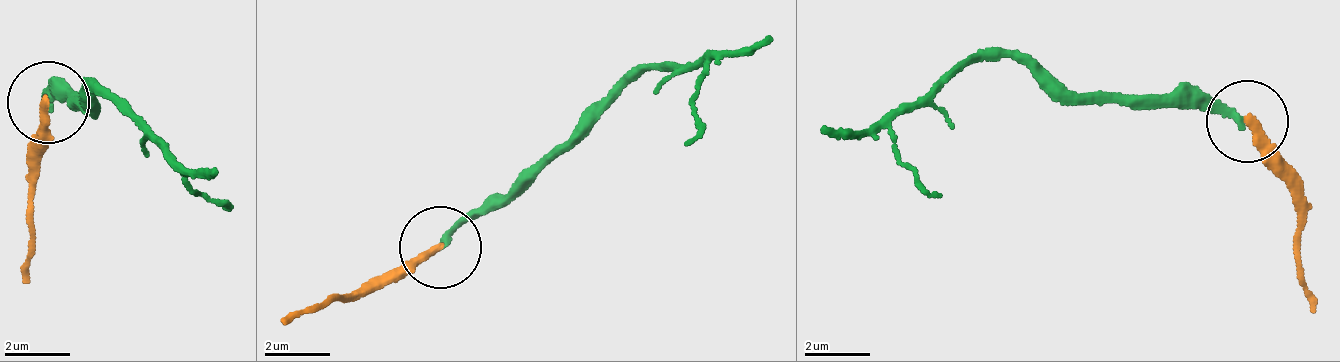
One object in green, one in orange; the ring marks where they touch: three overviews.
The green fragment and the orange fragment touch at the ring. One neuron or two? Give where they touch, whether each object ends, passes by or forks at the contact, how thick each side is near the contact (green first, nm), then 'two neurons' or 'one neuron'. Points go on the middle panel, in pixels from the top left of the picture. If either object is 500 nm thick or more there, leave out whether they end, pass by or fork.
at (440, 247); green ends there; orange ends there; 200 nm thick on the green side, 260 nm on the other; two neurons

